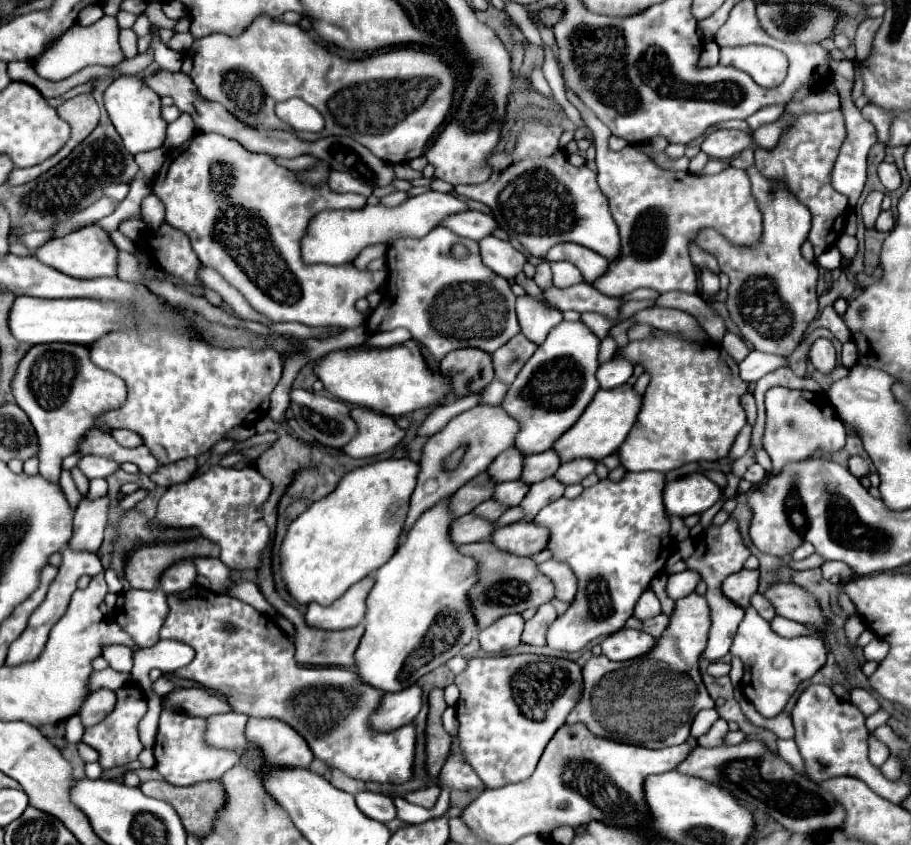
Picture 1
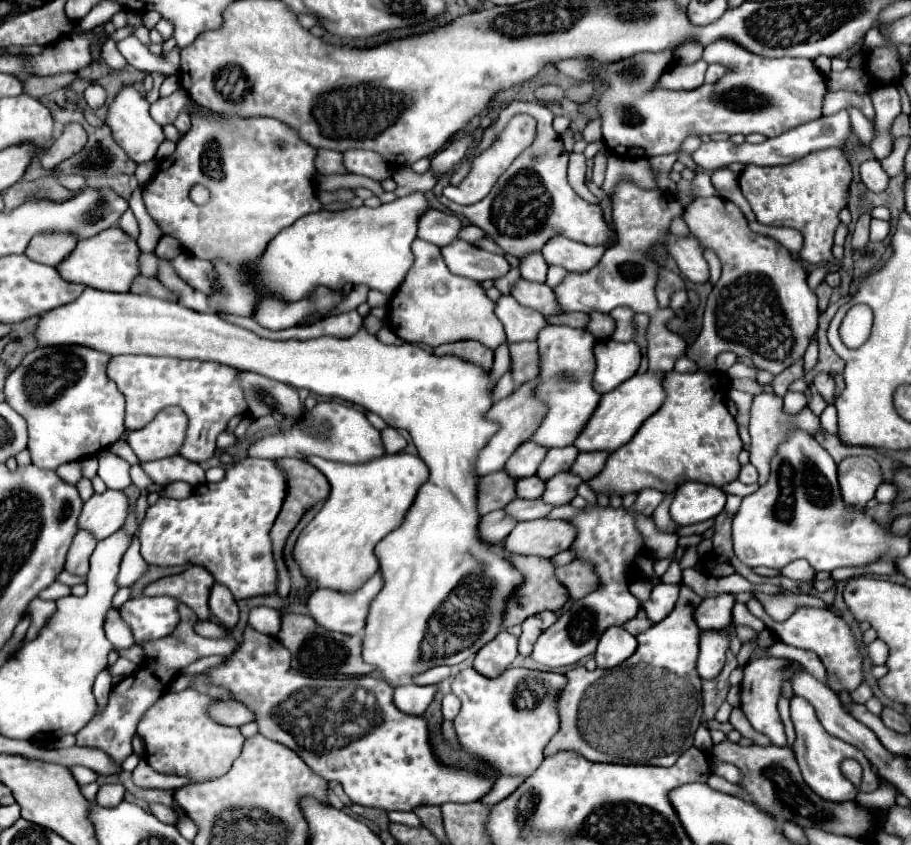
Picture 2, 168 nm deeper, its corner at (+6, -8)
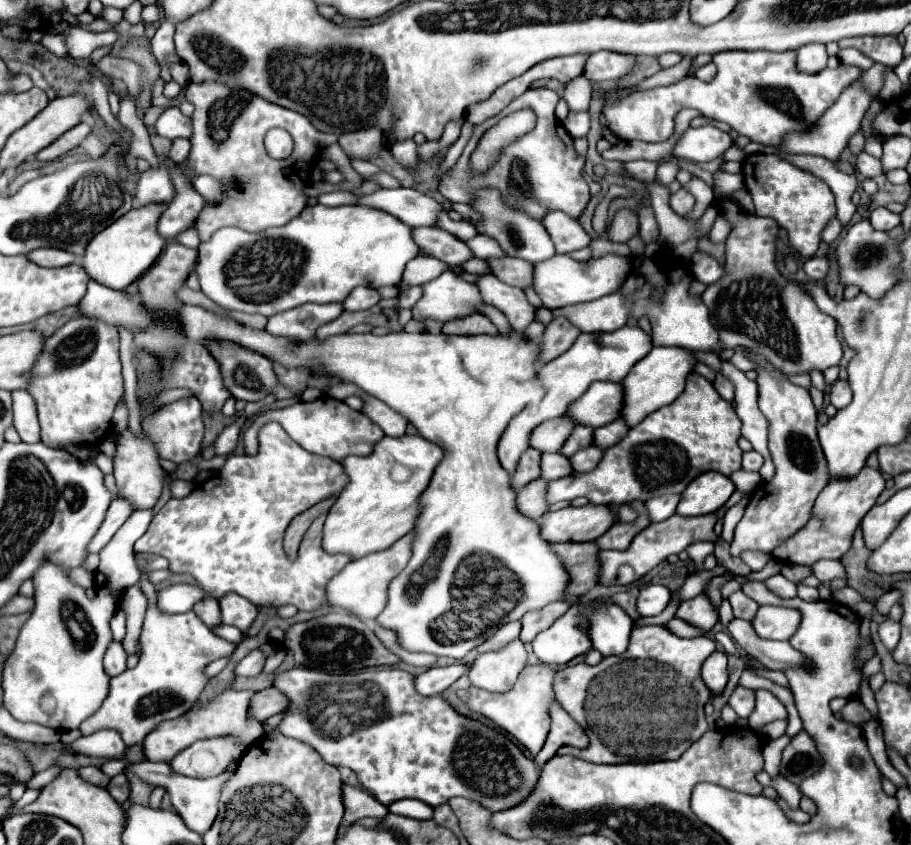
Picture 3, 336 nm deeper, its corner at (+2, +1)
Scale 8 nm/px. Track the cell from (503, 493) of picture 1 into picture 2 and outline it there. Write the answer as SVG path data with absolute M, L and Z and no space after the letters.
M537 475L523 477L517 483L517 495L521 499L537 499L537 497L541 497L543 491L545 491L545 481L541 481L541 477L537 477Z

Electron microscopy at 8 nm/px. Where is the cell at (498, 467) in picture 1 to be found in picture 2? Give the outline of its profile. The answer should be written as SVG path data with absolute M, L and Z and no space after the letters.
M525 441L523 445L519 445L519 449L511 455L511 459L505 465L505 471L511 473L513 477L521 479L521 477L529 477L537 473L537 467L541 465L541 461L545 459L547 449L543 445L537 445L535 441Z

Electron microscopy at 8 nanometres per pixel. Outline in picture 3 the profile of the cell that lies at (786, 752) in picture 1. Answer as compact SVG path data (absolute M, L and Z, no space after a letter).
M755 690L755 710L749 716L751 730L759 730L769 722L785 720L785 718L787 718L785 706L769 690Z

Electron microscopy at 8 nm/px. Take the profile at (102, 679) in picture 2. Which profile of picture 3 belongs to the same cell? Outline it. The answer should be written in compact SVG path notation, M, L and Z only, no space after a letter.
M111 642L111 644L109 644L109 650L107 650L107 654L105 654L105 660L103 660L103 666L105 666L107 676L117 676L117 674L121 674L121 672L127 668L127 666L125 666L125 658L127 658L127 654L125 654L123 646L121 646L119 642Z

